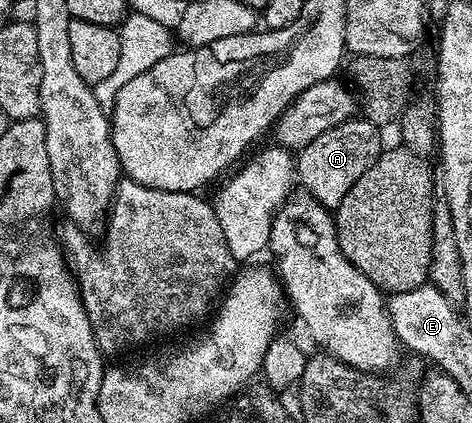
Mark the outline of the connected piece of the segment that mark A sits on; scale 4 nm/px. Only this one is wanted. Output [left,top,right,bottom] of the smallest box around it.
[295,117,382,209]

